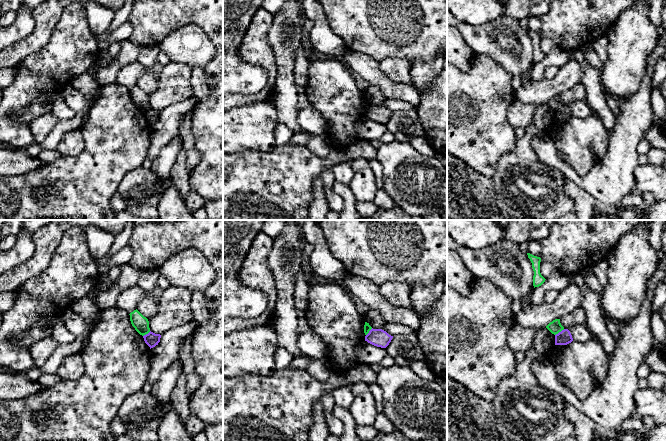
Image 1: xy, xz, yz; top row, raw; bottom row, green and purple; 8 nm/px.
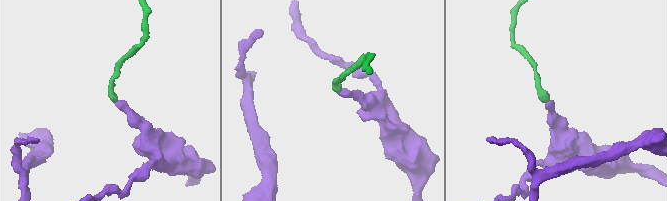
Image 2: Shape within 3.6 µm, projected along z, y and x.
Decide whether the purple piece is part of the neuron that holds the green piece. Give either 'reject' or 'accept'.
reject

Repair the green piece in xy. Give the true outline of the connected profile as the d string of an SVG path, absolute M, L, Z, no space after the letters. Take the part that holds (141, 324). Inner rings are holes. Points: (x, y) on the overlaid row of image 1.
M137 309L131 312L130 321L135 330L142 336L150 332L149 321Z

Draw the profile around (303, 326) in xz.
M300 317L298 319L298 335L301 335L304 332L312 332L312 329L309 326L306 317Z

